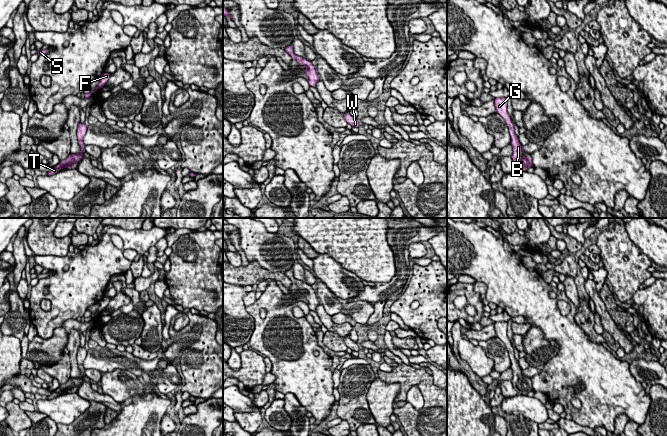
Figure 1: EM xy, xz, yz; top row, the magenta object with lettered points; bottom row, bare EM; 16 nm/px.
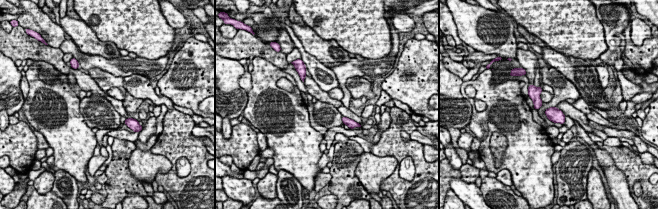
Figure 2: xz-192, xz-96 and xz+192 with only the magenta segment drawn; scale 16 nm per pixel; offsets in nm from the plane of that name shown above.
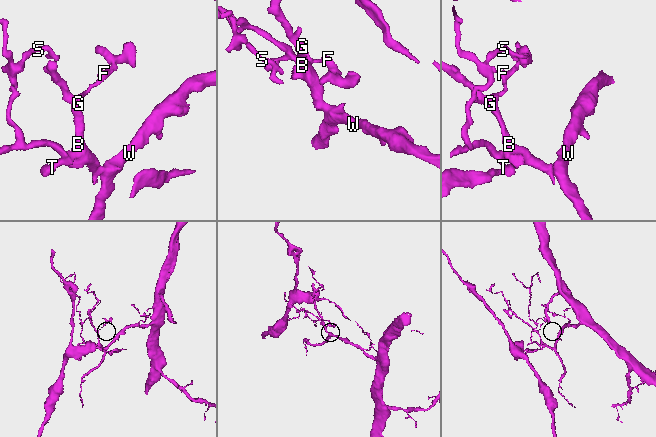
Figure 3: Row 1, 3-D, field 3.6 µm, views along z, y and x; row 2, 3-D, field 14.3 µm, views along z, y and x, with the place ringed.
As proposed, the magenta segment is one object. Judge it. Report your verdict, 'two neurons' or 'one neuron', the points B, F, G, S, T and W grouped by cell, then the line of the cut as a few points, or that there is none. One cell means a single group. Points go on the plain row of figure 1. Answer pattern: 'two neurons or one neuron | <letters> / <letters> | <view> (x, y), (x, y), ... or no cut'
one neuron | B F G S T W | no cut

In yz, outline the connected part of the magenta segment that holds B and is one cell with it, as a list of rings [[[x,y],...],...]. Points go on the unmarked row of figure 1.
[[[505,321],[495,322],[495,332],[498,338],[500,338],[506,345],[506,348],[510,355],[511,369],[513,371],[512,384],[515,385],[522,395],[527,395],[530,391],[533,391],[532,381],[520,381],[521,377],[525,377],[523,369],[520,368],[519,362],[515,358],[514,348],[507,335],[508,323]]]

